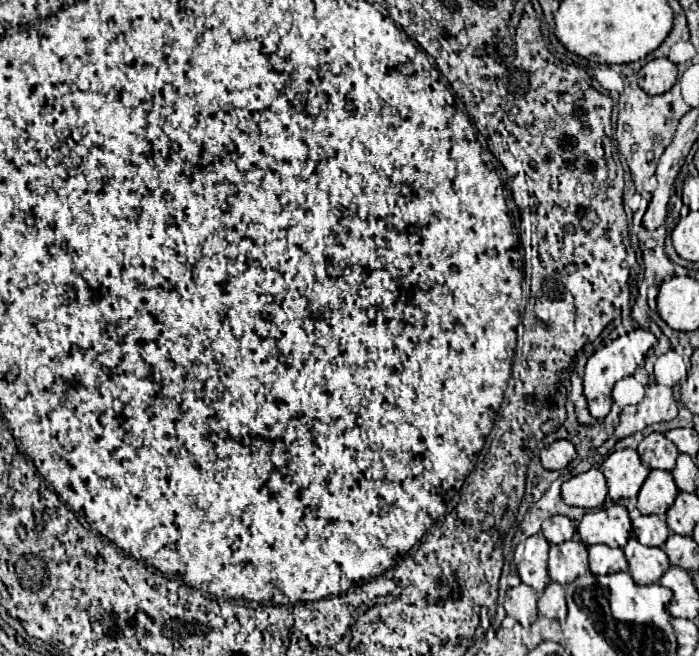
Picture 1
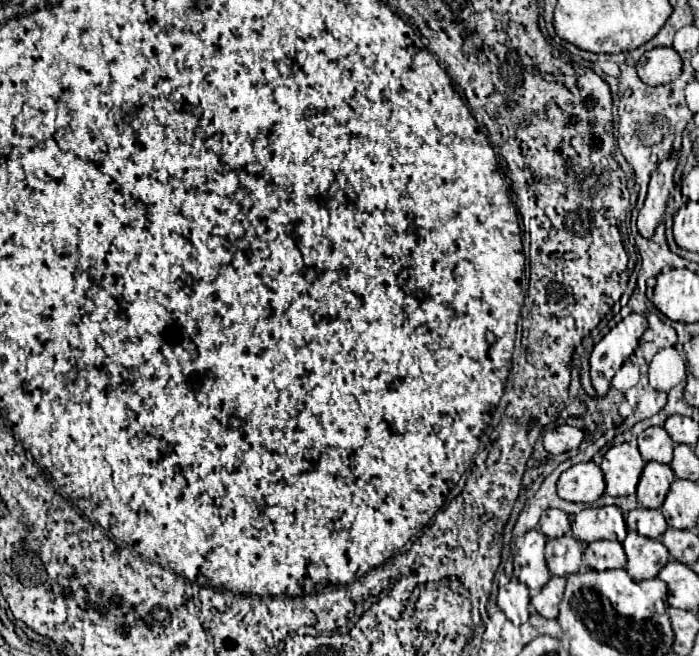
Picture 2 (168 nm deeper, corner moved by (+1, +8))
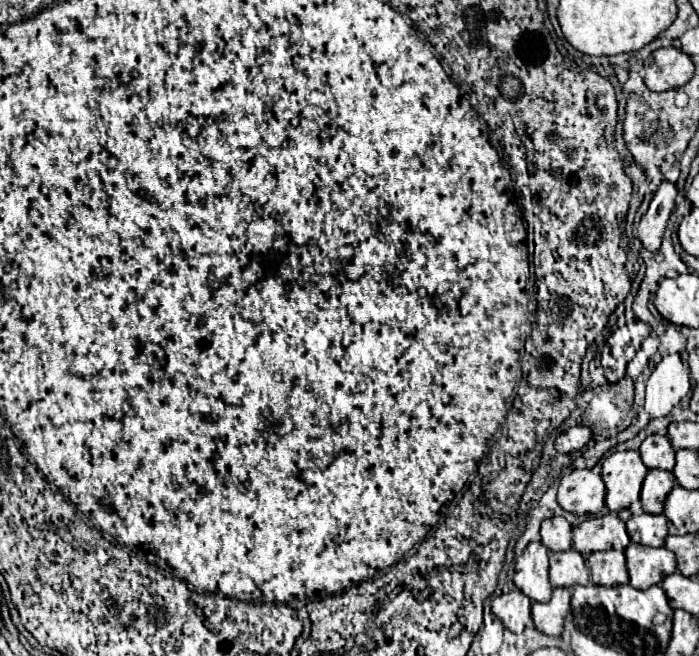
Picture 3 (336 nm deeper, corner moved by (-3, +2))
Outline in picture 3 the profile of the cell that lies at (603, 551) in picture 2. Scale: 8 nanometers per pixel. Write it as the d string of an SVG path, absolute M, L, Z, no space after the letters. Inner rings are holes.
M604 550L592 552L588 556L592 582L598 586L622 586L628 584L628 570L624 552L618 550Z

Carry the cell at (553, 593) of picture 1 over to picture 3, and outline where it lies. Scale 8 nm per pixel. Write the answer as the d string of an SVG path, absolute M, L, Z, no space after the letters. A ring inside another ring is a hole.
M554 588L550 602L532 604L532 620L534 626L546 634L558 638L564 630L564 616L570 610L570 590L568 588Z

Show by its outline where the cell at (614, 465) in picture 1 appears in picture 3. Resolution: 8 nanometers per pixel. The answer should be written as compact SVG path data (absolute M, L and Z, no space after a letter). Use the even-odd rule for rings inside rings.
M614 452L602 464L602 480L606 484L606 506L612 512L630 508L640 500L640 488L648 468L638 452Z

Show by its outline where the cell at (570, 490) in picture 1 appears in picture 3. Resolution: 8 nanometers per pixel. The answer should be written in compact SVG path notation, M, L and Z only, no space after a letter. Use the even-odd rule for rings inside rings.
M572 470L558 484L558 504L572 514L598 514L604 508L606 486L594 470Z

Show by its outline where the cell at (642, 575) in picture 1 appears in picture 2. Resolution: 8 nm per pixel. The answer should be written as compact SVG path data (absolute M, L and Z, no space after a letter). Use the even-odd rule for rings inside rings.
M630 532L622 546L628 556L626 570L636 582L656 578L660 568L664 568L664 564L668 562L666 546L658 540L644 538L638 532Z

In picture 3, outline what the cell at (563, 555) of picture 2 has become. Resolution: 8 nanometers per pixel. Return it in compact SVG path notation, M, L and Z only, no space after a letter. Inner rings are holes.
M576 550L550 552L550 584L554 588L572 588L590 582L590 570Z

